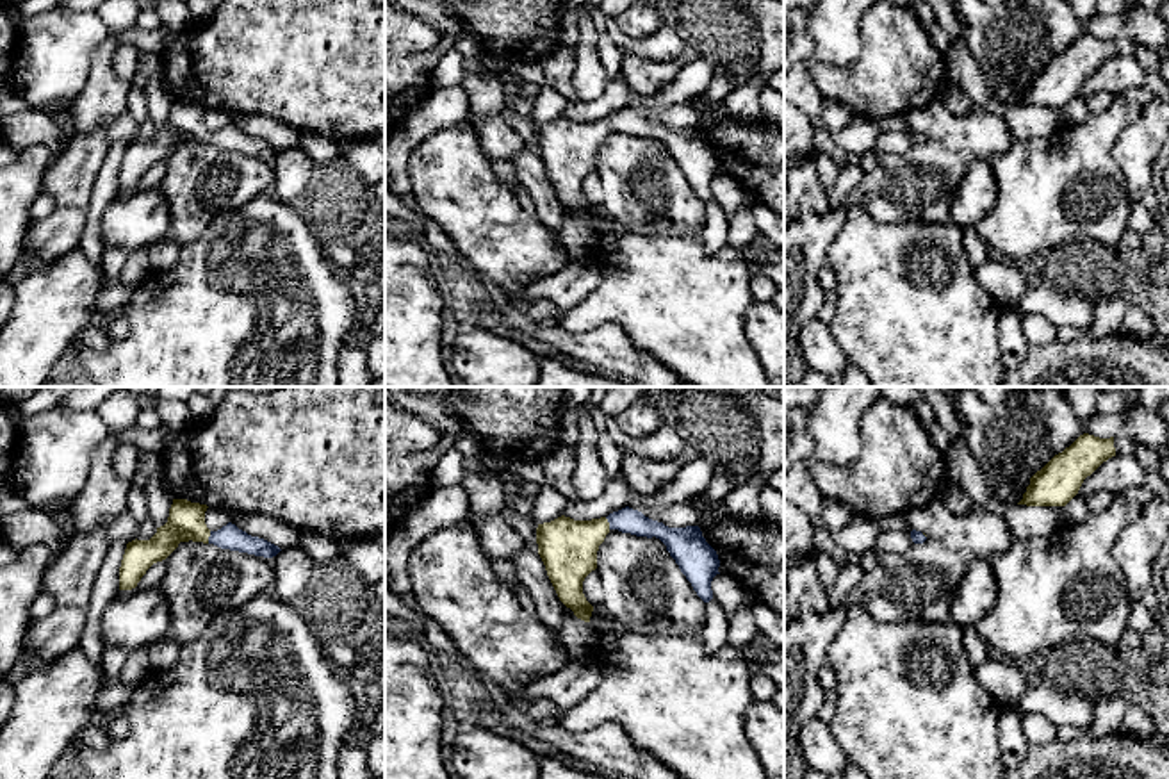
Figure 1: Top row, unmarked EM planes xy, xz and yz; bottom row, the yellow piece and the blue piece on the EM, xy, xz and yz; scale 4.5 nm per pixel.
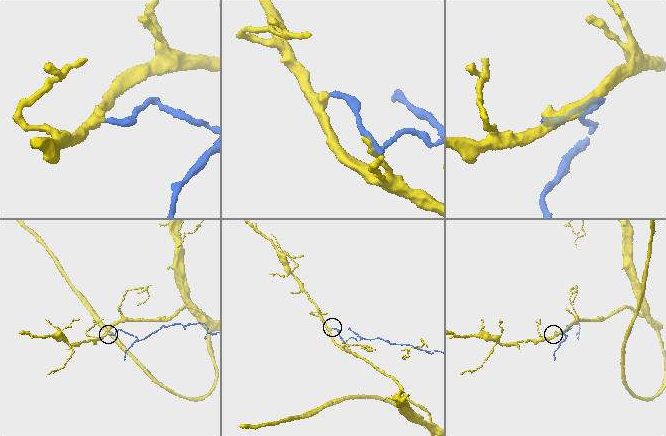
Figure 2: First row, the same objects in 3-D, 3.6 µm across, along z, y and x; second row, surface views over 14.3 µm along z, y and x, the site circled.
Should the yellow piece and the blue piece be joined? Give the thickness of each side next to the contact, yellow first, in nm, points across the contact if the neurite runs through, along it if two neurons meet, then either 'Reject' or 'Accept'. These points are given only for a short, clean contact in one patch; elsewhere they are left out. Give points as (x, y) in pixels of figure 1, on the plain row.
Thickness 170 nm (yellow) against 110 nm. Path across: xy (186, 122), (209, 136), (230, 138). Accept

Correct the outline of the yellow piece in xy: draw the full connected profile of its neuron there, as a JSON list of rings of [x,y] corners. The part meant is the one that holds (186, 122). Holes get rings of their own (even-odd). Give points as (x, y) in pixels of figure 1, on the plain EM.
[[[173,100],[168,123],[157,128],[157,134],[150,141],[135,139],[127,144],[119,168],[119,191],[135,189],[146,171],[153,164],[166,160],[180,143],[214,144],[221,150],[264,159],[273,159],[282,152],[278,146],[251,137],[232,123],[217,132],[210,132],[205,125],[207,109],[207,105],[187,100]]]

